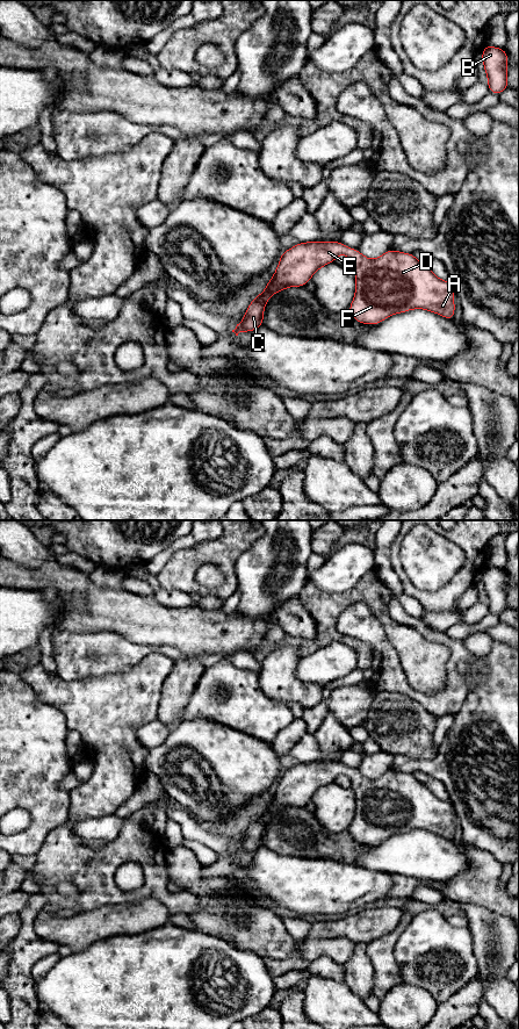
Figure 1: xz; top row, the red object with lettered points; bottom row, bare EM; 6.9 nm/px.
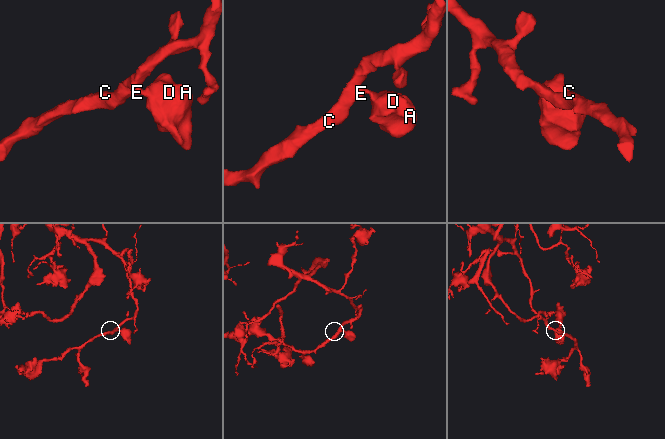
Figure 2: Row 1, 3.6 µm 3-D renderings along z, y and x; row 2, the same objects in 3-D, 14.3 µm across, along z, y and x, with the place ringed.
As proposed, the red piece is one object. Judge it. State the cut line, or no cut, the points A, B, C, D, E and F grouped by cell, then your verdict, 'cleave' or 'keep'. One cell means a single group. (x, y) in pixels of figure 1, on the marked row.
cut none; groups A B C D E F; keep

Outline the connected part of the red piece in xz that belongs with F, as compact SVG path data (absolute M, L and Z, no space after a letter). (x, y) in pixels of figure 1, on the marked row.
M305 242L298 243L283 251L274 275L267 282L264 292L254 296L245 311L240 324L232 332L257 331L264 323L264 310L269 297L289 287L305 286L311 276L324 265L334 262L340 254L346 254L351 260L351 268L355 273L355 294L352 304L347 309L351 316L361 324L376 325L391 315L402 314L413 309L424 309L435 312L453 321L455 314L455 289L450 281L439 279L413 253L404 253L395 250L384 252L375 259L366 258L359 250L346 246L341 242Z

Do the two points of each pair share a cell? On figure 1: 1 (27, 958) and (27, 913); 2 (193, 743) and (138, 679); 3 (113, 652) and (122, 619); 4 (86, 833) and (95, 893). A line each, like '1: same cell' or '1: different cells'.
1: same cell
2: different cells
3: different cells
4: different cells

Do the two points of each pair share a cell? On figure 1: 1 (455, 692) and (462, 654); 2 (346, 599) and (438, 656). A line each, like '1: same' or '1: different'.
1: same
2: same

